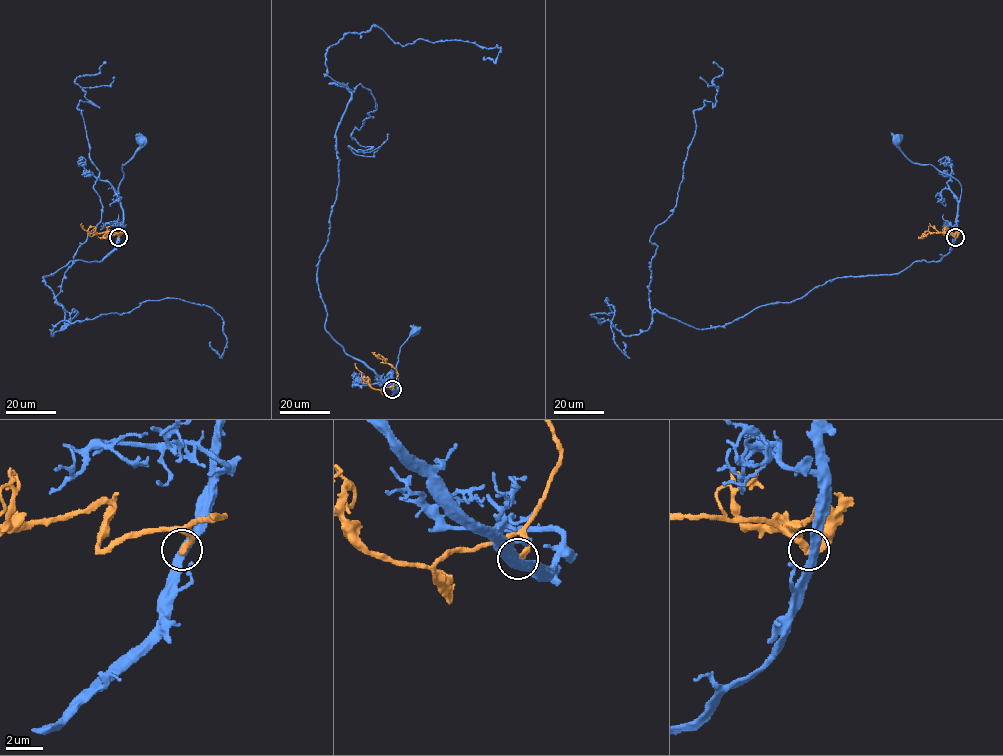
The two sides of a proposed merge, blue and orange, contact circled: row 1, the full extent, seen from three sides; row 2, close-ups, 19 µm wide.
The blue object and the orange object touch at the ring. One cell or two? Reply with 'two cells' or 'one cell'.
two cells

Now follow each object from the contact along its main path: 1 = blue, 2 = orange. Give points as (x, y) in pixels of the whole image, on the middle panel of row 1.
1: (392, 389), (397, 390), (392, 395), (398, 385), (396, 372), (400, 347), (415, 331)
2: (392, 389), (392, 386), (384, 387), (382, 392), (373, 389), (364, 379), (355, 363)

